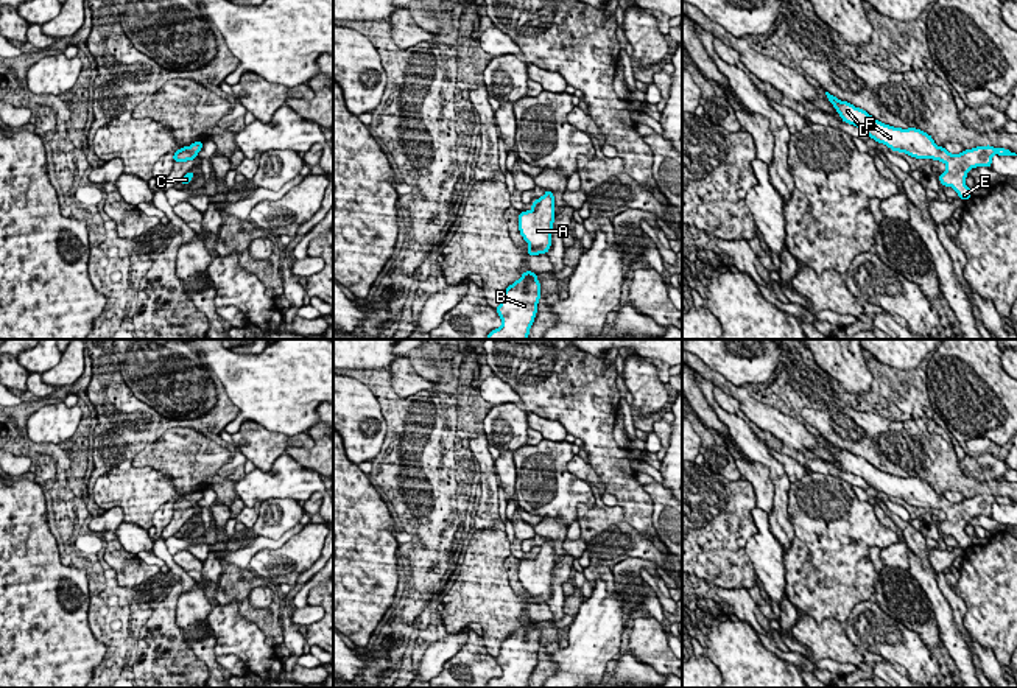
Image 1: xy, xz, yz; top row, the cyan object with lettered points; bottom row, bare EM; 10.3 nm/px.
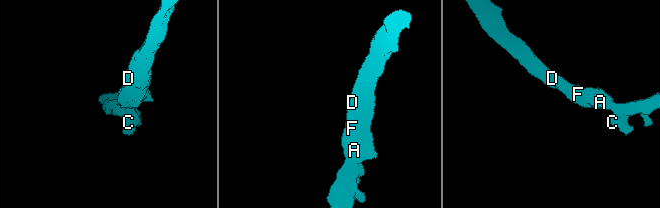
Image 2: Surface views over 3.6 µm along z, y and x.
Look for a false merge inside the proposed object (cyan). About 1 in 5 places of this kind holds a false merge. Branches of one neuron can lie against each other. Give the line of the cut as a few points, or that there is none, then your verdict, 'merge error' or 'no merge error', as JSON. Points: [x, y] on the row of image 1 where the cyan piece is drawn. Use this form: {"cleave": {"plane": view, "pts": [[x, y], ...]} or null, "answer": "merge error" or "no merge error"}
{"cleave": null, "answer": "no merge error"}

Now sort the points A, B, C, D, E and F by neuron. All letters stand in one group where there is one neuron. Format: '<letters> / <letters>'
A B C D E F

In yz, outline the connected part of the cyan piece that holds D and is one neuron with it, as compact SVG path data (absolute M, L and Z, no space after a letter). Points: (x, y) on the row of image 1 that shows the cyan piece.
M825 92L825 95L844 123L861 128L877 143L883 143L892 151L902 151L916 159L944 162L947 168L942 174L939 174L939 182L941 185L952 187L962 201L967 201L972 196L972 190L966 185L967 173L972 168L991 168L994 154L1017 156L1006 148L994 148L991 145L952 154L944 146L939 148L930 134L917 128L902 129L885 125L849 101L841 101L829 92Z

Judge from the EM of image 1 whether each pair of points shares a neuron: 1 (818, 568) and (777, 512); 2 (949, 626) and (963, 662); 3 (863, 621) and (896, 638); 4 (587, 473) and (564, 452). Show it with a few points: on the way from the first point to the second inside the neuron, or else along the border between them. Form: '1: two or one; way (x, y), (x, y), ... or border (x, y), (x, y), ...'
1: two; border (787, 500), (787, 517), (795, 537)
2: one; way (950, 635), (960, 652)
3: one; way (871, 629), (888, 638)
4: two; border (573, 455), (567, 469), (589, 486)

